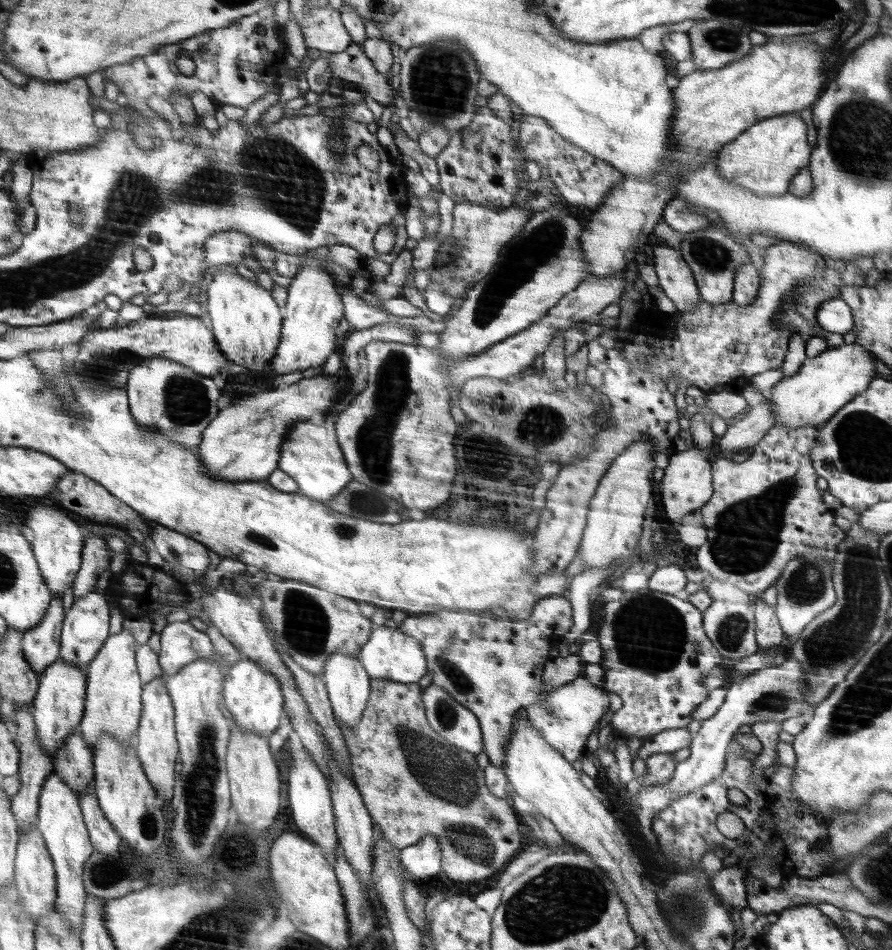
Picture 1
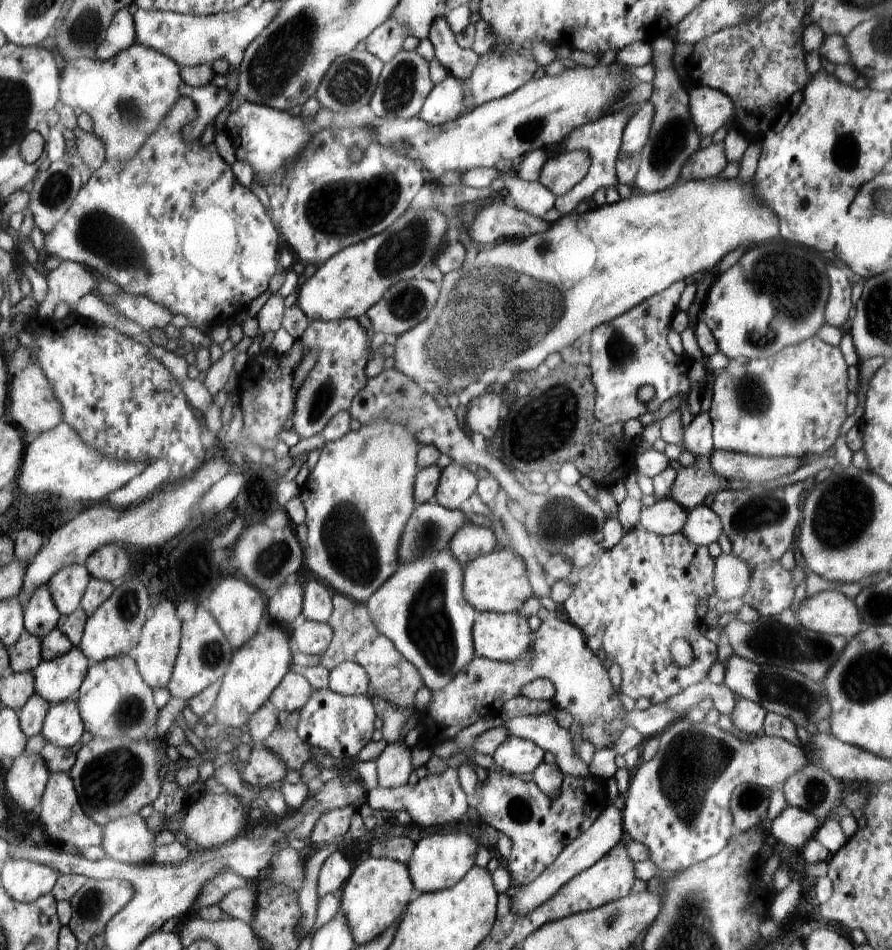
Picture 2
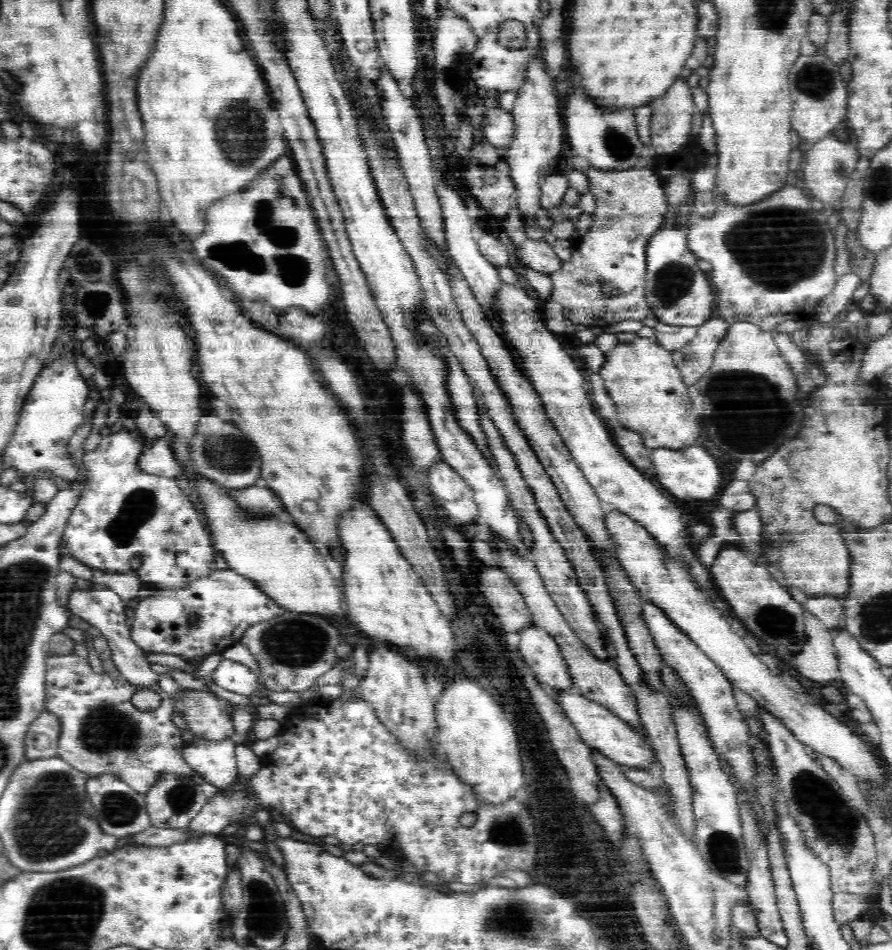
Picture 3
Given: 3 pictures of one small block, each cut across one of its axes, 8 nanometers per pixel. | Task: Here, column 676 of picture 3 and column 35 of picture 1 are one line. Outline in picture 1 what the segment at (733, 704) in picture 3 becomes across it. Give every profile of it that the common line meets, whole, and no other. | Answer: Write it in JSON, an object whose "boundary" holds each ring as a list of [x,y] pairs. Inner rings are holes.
{"boundary":[[[56,596],[42,624],[24,632],[25,657],[40,677],[61,657],[67,616],[62,596]]]}

